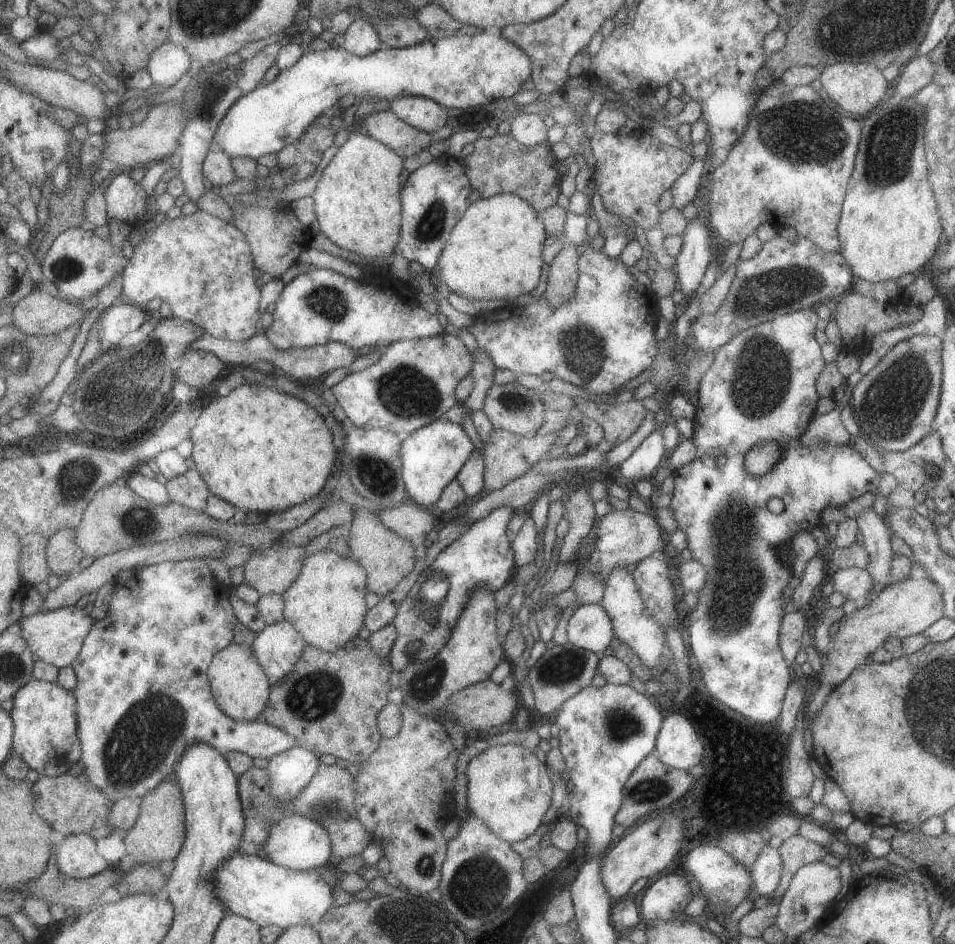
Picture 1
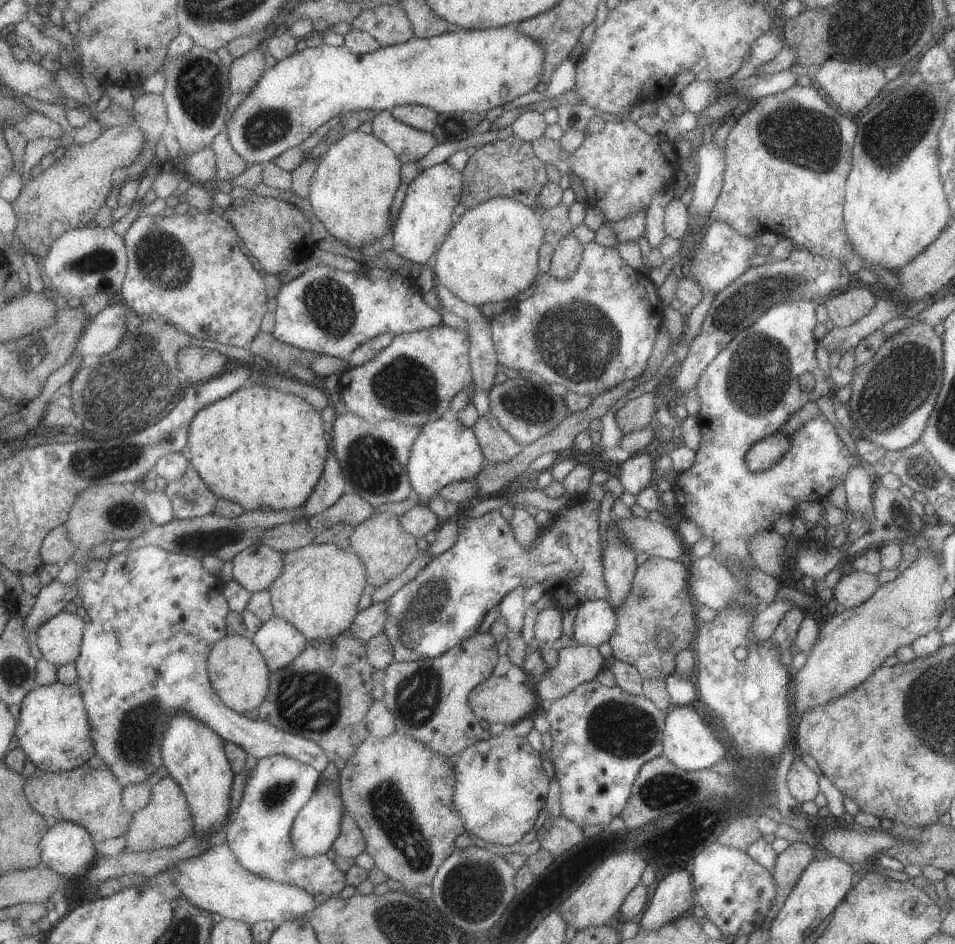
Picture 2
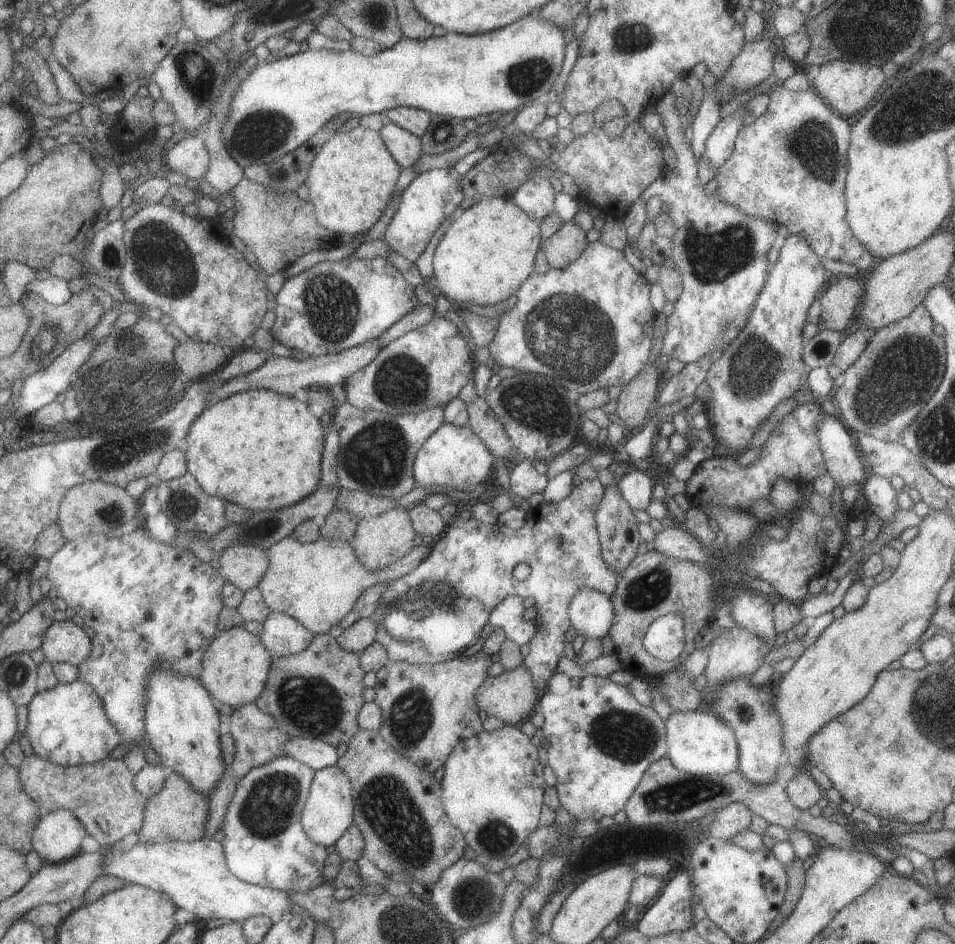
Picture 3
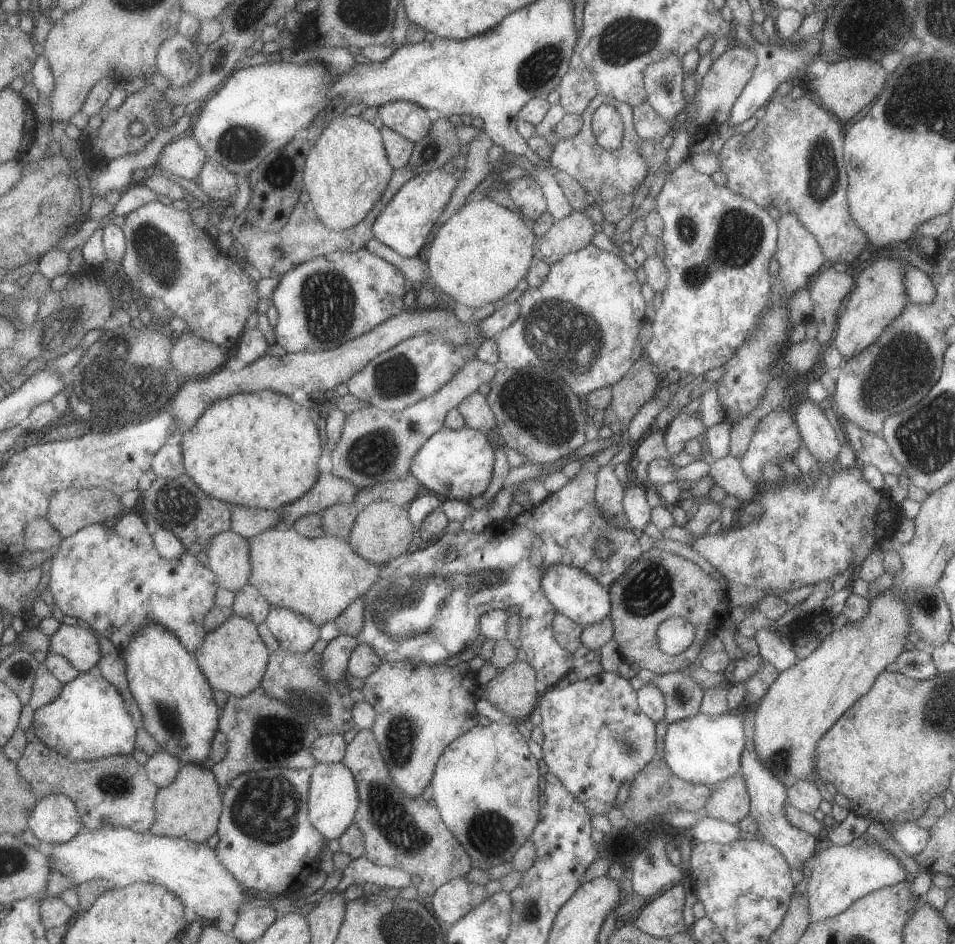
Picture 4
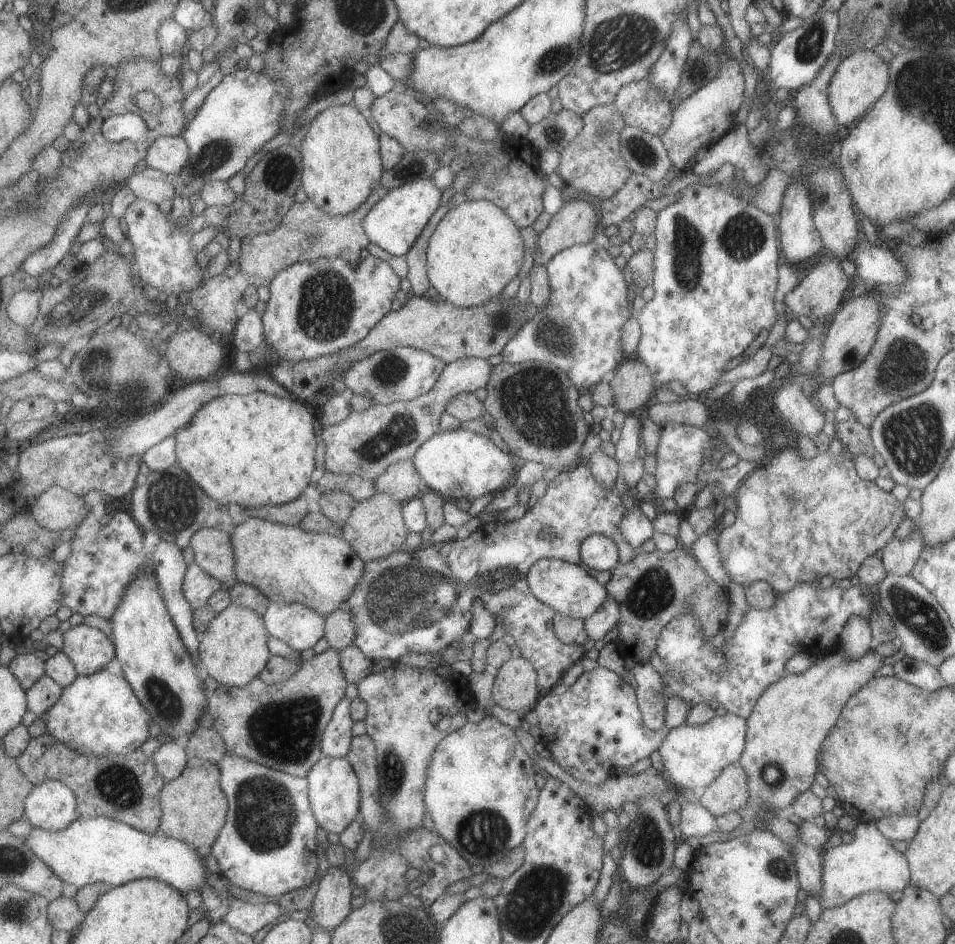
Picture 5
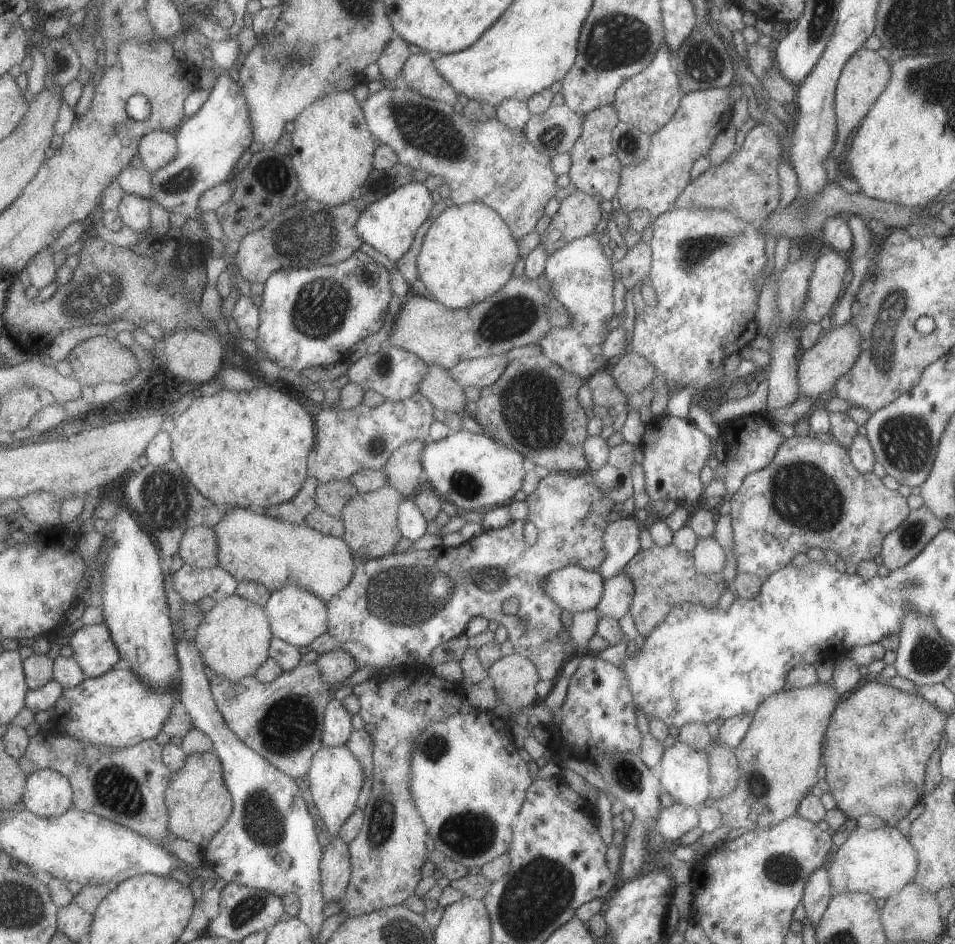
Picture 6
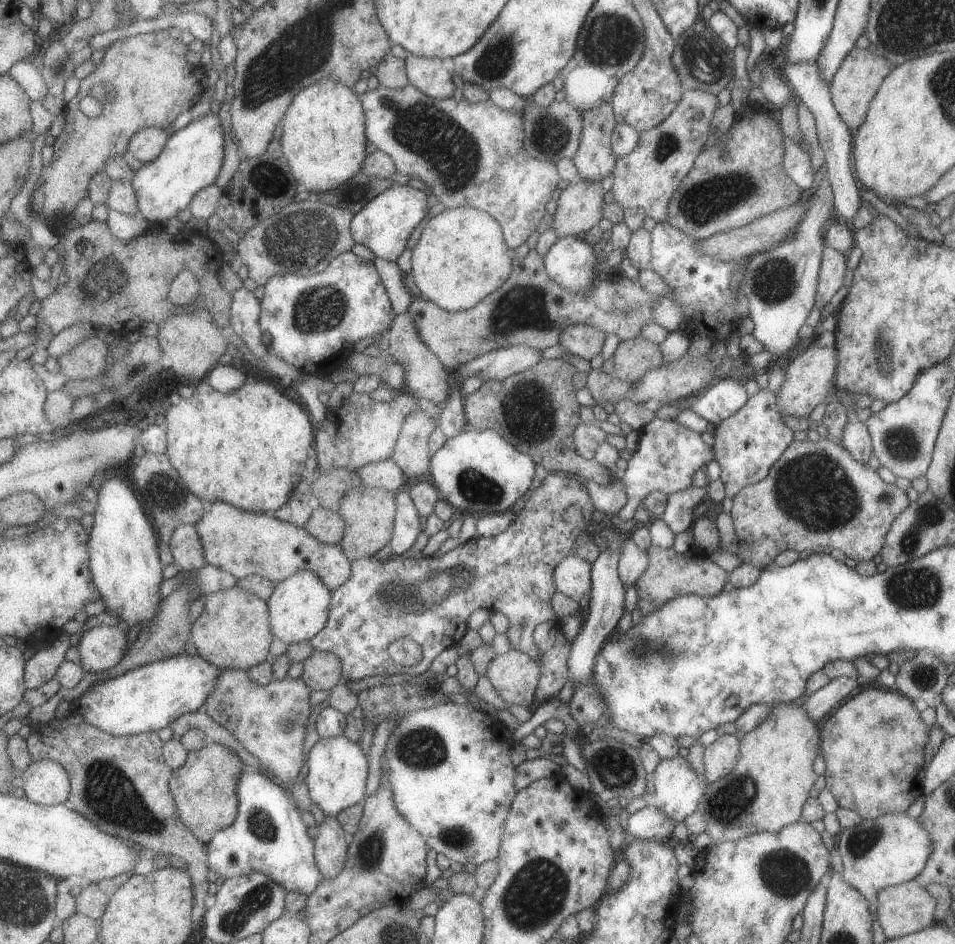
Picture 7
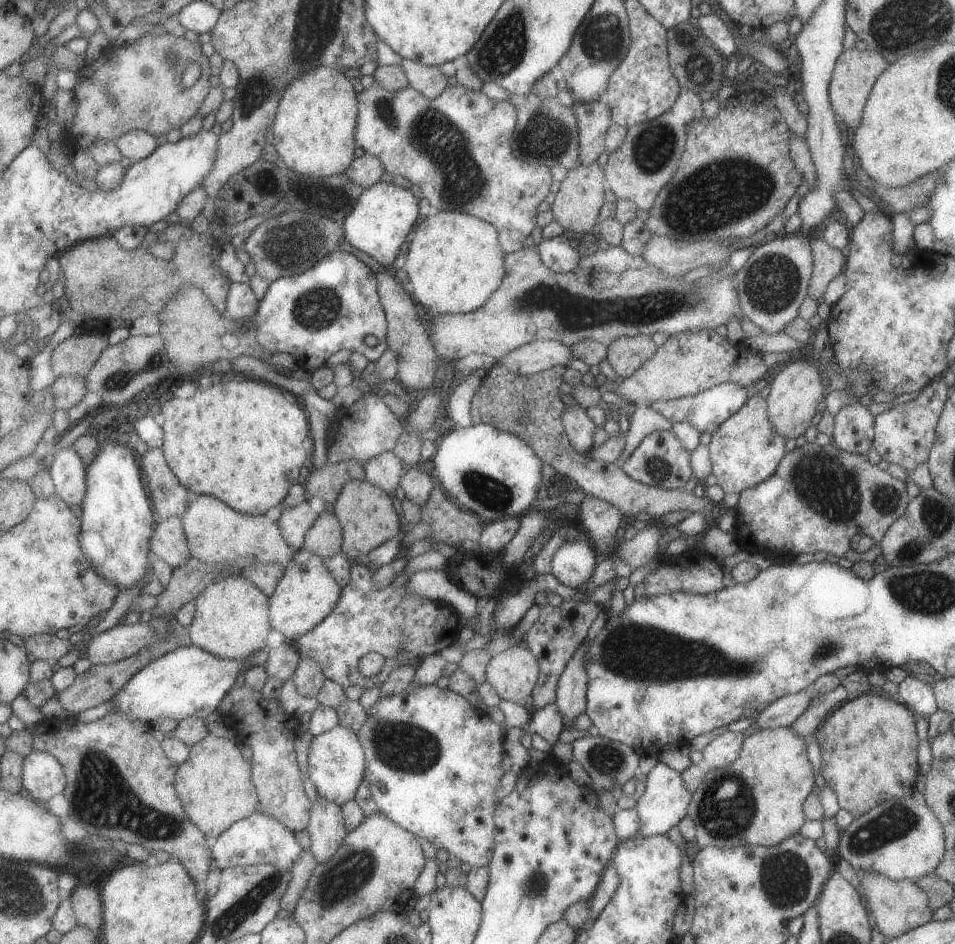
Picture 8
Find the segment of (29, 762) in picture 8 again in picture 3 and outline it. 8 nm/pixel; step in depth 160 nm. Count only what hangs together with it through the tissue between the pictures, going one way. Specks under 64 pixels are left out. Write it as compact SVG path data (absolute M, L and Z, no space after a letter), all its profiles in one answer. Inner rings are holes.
M59 808L42 812L41 818L34 832L34 850L41 858L46 859L47 863L62 863L81 854L81 842L87 836L88 830L75 812Z

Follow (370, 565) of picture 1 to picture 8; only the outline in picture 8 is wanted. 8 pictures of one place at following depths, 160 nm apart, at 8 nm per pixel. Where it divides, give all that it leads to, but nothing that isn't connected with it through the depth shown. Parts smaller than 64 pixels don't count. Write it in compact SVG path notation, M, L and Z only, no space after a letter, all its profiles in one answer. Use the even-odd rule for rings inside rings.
M350 480L342 486L333 504L333 512L342 530L342 545L340 552L353 562L358 554L368 554L382 542L401 535L405 523L394 498L382 488L368 483L366 480Z

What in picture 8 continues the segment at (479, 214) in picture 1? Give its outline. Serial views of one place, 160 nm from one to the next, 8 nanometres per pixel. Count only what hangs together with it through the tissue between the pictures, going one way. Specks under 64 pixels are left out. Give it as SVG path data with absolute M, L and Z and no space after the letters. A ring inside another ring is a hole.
M431 212L414 225L403 266L415 303L434 313L468 313L479 308L504 278L504 252L492 224L461 212Z

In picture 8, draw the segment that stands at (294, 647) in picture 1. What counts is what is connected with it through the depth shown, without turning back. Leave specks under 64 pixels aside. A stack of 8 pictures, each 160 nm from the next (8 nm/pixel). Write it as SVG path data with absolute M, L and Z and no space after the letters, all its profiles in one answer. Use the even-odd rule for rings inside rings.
M301 548L295 552L283 569L273 594L268 597L268 623L271 629L278 630L285 640L295 642L297 637L309 632L327 616L340 595L340 588L322 563L322 557Z

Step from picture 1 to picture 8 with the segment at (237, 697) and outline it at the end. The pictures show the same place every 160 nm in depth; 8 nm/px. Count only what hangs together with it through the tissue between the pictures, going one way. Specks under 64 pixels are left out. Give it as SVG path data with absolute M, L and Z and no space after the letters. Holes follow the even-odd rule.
M239 574L206 586L192 604L194 615L188 635L196 647L222 659L247 659L253 652L265 648L265 639L271 629L268 597Z

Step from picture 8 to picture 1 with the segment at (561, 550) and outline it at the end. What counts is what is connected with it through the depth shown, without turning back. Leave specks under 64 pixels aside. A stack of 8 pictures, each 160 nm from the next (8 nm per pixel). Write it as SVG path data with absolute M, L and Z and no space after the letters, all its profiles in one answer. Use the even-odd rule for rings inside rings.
M599 604L579 605L566 626L568 642L601 656L614 638L611 619Z

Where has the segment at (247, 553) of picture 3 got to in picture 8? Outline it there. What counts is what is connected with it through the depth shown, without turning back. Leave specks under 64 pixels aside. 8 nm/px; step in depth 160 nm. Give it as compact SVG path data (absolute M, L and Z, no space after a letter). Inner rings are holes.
M172 516L157 521L153 538L149 540L149 550L173 569L183 566L191 558L180 517Z

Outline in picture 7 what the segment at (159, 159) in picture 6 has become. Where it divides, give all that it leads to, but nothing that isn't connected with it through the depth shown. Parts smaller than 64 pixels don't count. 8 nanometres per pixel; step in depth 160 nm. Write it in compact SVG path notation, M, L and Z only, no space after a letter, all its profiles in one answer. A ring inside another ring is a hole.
M157 127L137 131L128 142L127 157L134 157L141 163L151 163L164 150L170 136Z

